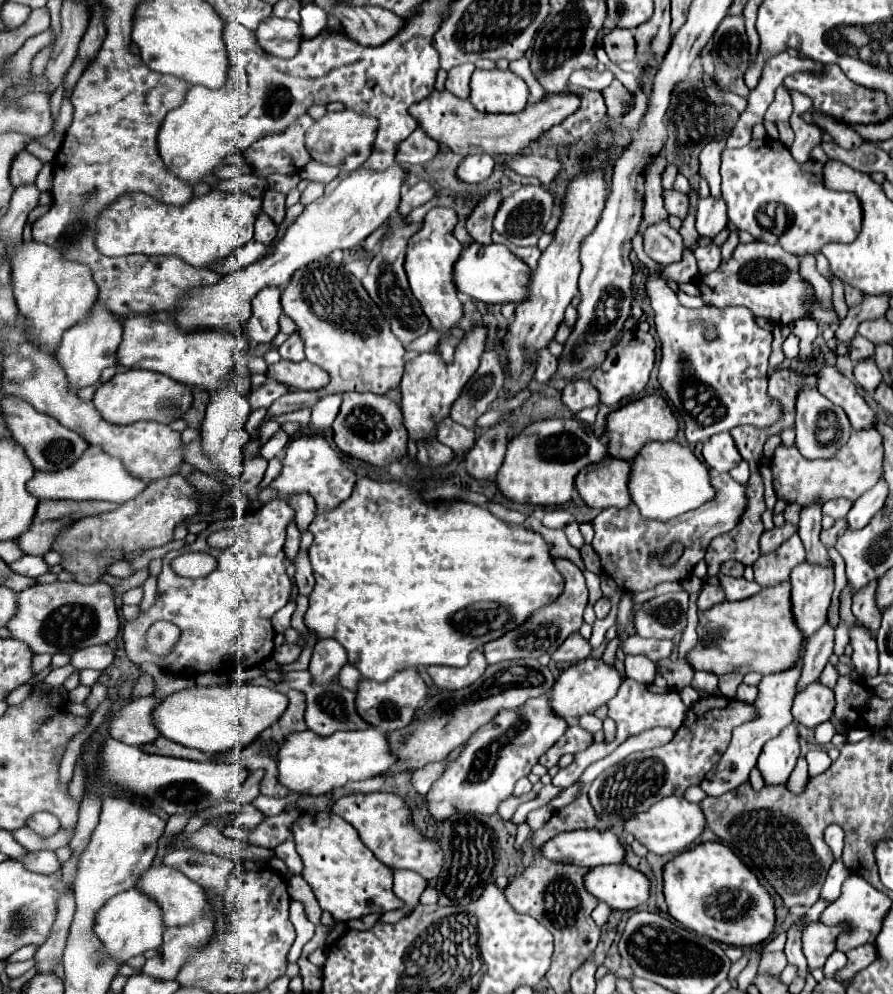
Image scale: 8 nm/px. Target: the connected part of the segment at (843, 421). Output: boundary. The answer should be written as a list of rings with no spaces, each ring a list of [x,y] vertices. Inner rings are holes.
[[[802,386],[796,396],[796,446],[806,458],[832,458],[836,450],[848,442],[852,426],[846,412],[824,398],[818,390]]]

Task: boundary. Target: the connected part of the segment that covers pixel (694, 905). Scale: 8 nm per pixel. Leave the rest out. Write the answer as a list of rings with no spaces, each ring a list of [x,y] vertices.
[[[718,842],[698,844],[666,864],[664,898],[670,916],[680,924],[730,946],[758,946],[774,932],[774,896],[728,846]]]

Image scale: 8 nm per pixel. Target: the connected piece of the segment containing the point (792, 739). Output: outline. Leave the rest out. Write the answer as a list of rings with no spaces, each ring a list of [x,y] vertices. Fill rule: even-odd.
[[[788,724],[780,736],[772,738],[772,742],[764,744],[764,750],[758,758],[758,768],[766,780],[766,784],[782,784],[790,778],[790,772],[796,766],[800,756],[798,744],[798,724]]]

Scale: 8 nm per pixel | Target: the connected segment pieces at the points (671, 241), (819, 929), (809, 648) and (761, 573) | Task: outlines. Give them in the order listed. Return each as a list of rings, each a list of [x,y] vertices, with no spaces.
[[[660,220],[650,224],[644,234],[644,252],[658,264],[666,266],[682,260],[682,238],[678,230],[674,230],[668,220]]]
[[[814,922],[804,928],[802,932],[802,952],[808,960],[810,970],[822,968],[828,960],[828,956],[836,950],[834,940],[836,936],[848,931],[846,924],[840,926],[824,926],[822,922]]]
[[[824,624],[804,646],[804,656],[802,656],[804,668],[796,686],[798,692],[802,692],[808,684],[818,680],[822,668],[828,664],[832,650],[834,650],[834,630],[828,624]]]
[[[794,534],[776,552],[766,554],[766,556],[762,554],[754,562],[754,578],[762,588],[778,586],[782,582],[788,582],[792,568],[802,564],[804,560],[806,560],[806,550],[800,542],[800,536]]]

